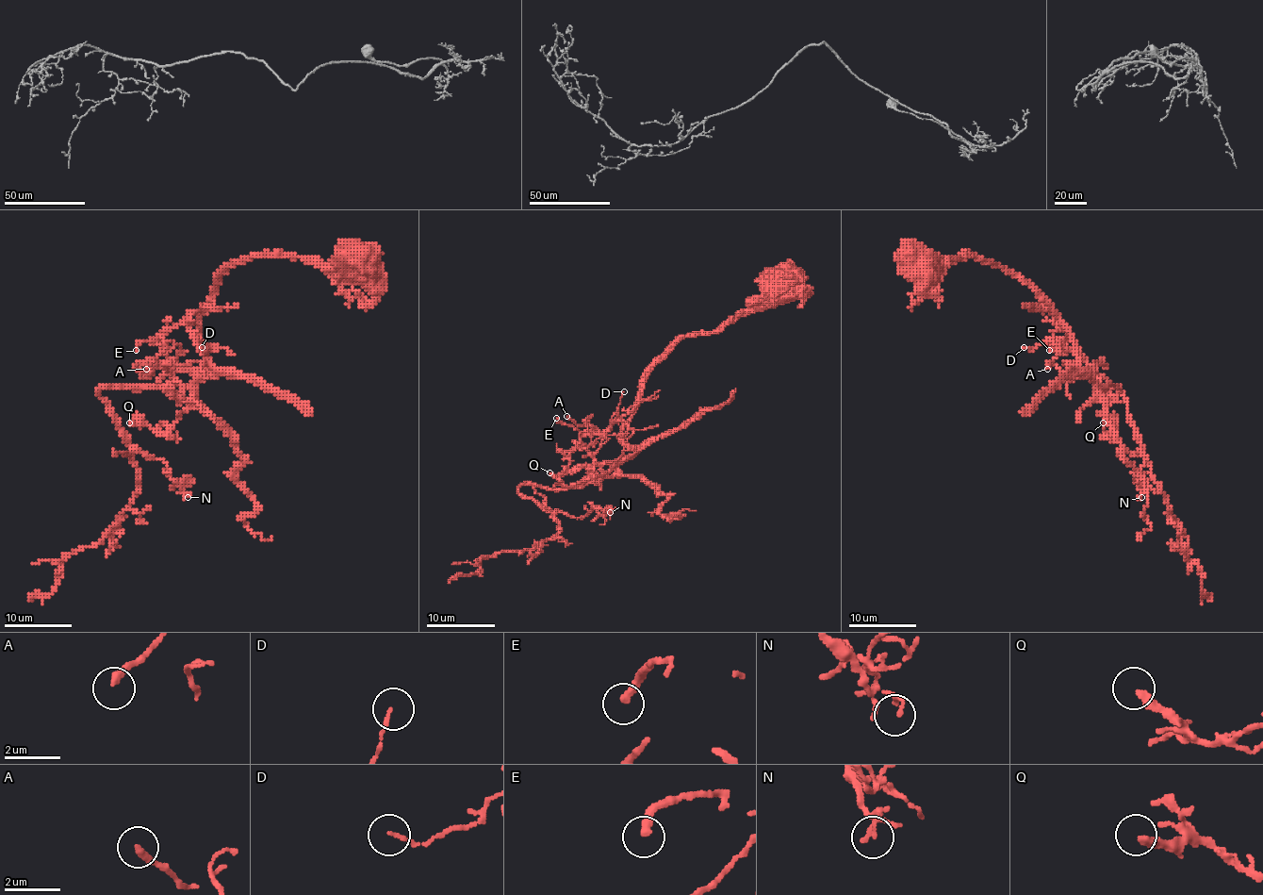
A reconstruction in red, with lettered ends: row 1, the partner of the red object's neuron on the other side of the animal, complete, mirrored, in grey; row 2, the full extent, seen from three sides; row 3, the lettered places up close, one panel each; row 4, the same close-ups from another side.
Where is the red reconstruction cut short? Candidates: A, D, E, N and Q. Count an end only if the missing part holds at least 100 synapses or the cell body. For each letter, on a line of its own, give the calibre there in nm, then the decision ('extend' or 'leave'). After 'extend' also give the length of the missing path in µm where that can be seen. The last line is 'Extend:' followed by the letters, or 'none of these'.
A: calibre 280 nm; leave
D: calibre 100 nm; leave
E: calibre 280 nm; leave
N: calibre 90 nm; leave
Q: calibre 320 nm; leave
Extend: none of these

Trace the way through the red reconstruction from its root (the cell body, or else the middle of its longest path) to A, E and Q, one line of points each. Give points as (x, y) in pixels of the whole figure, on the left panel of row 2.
A: (358, 262), (242, 259), (220, 278), (202, 315), (213, 369), (174, 369), (178, 345), (146, 369)
E: (358, 262), (242, 259), (220, 278), (202, 315), (213, 369), (174, 369), (157, 339), (136, 350)
Q: (358, 262), (287, 255), (238, 261), (202, 315), (213, 369), (196, 384), (195, 401), (166, 435), (129, 422)

